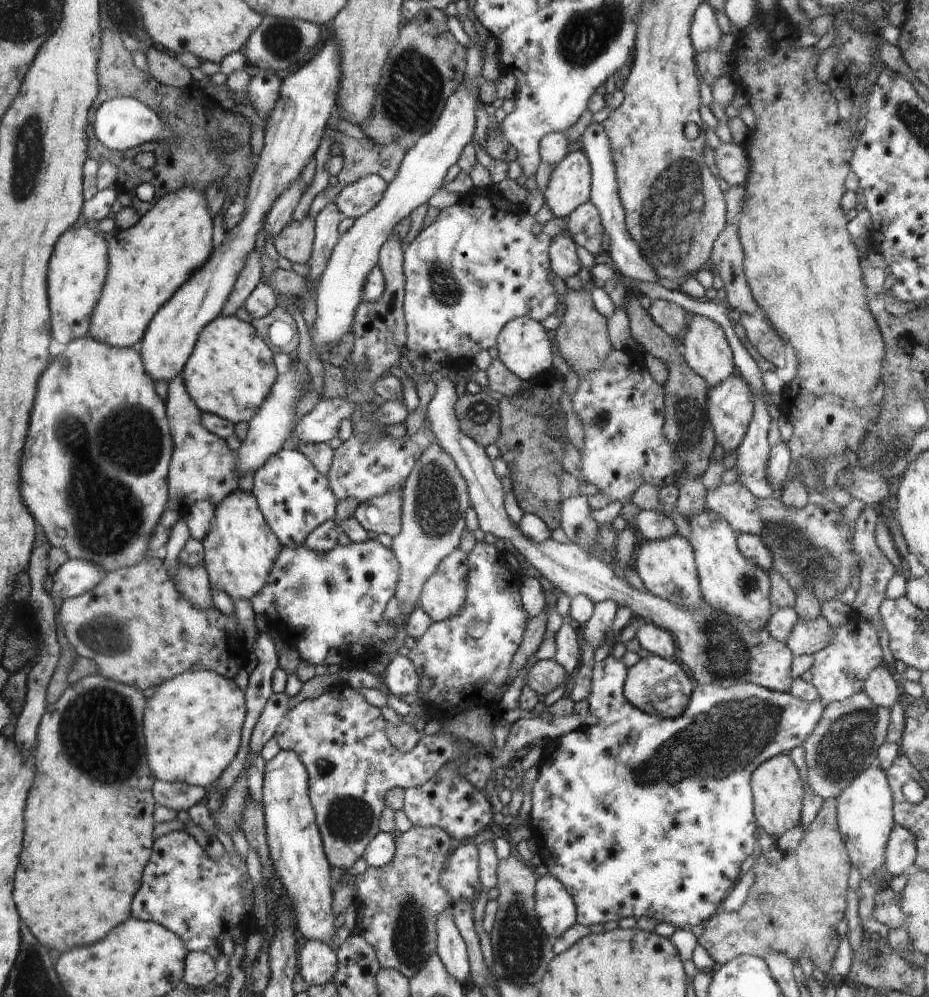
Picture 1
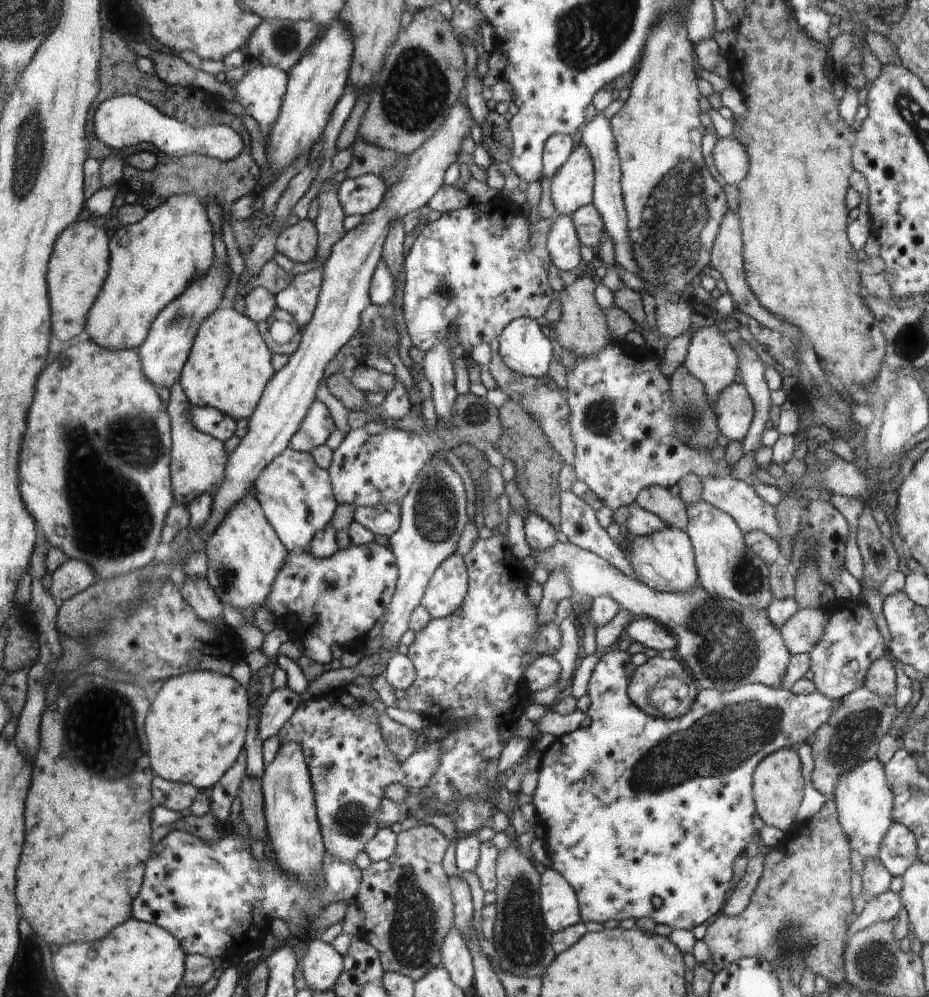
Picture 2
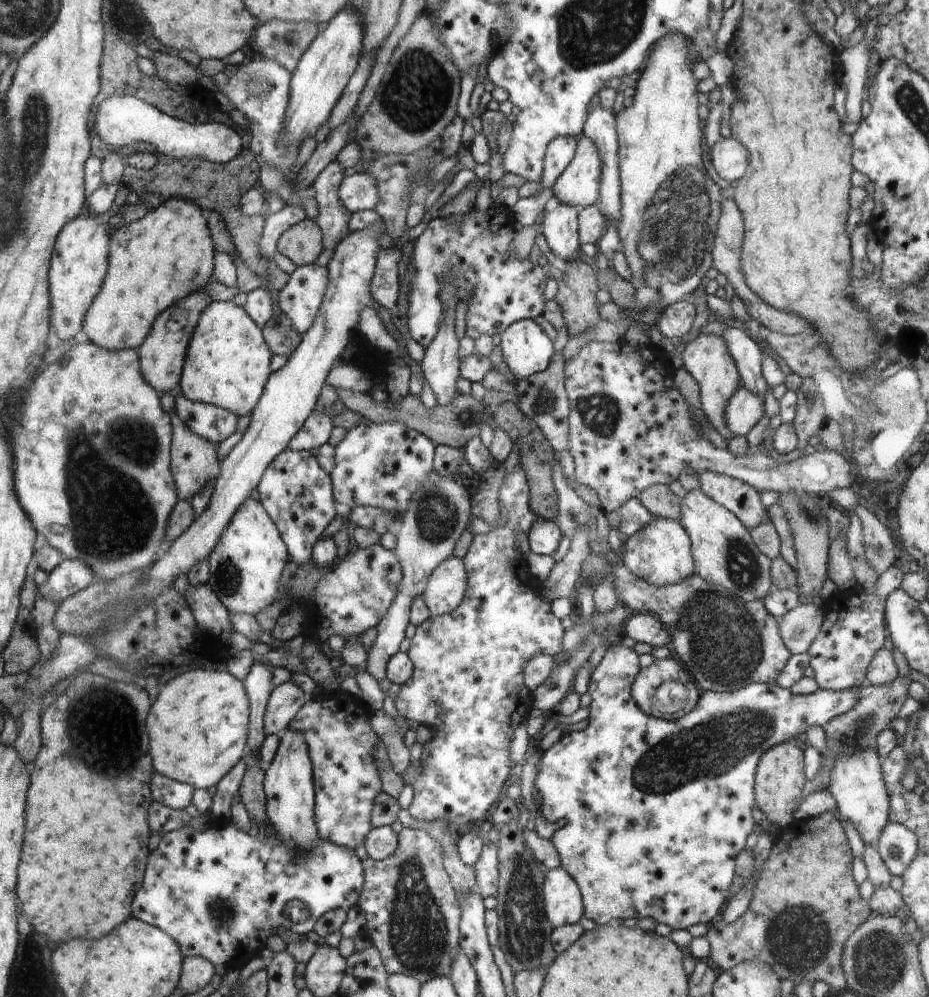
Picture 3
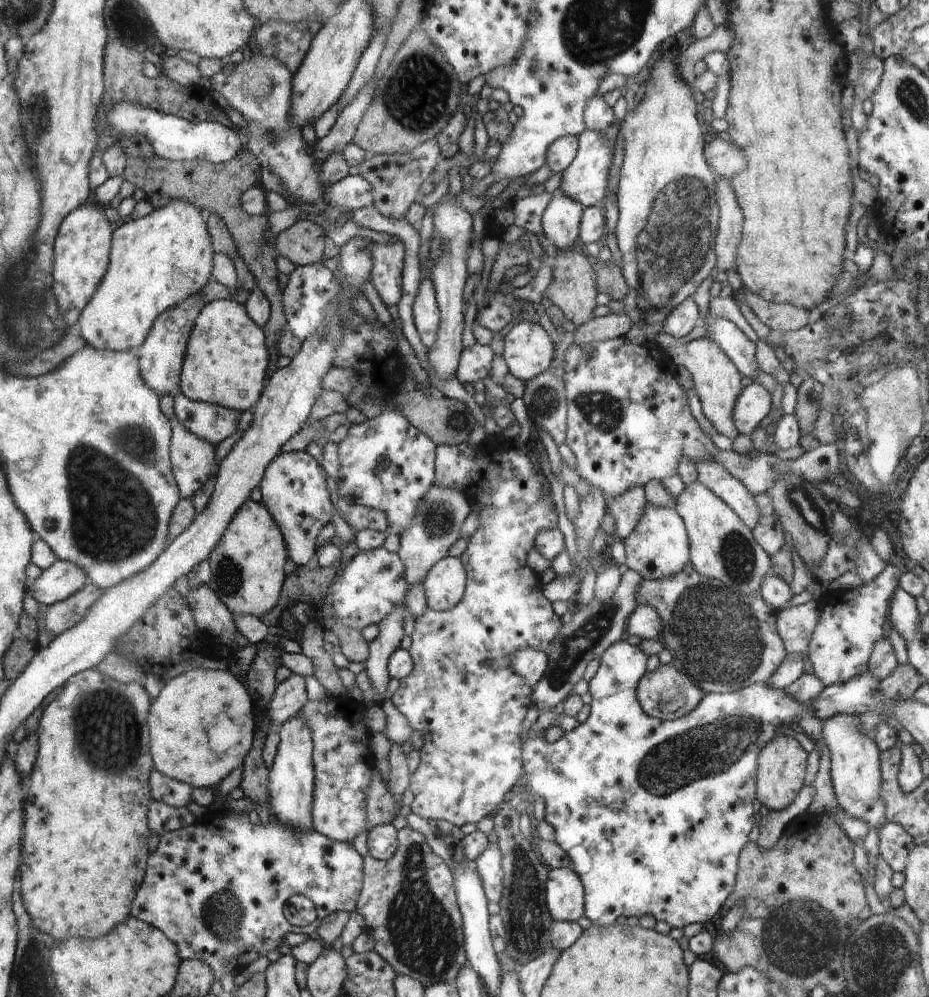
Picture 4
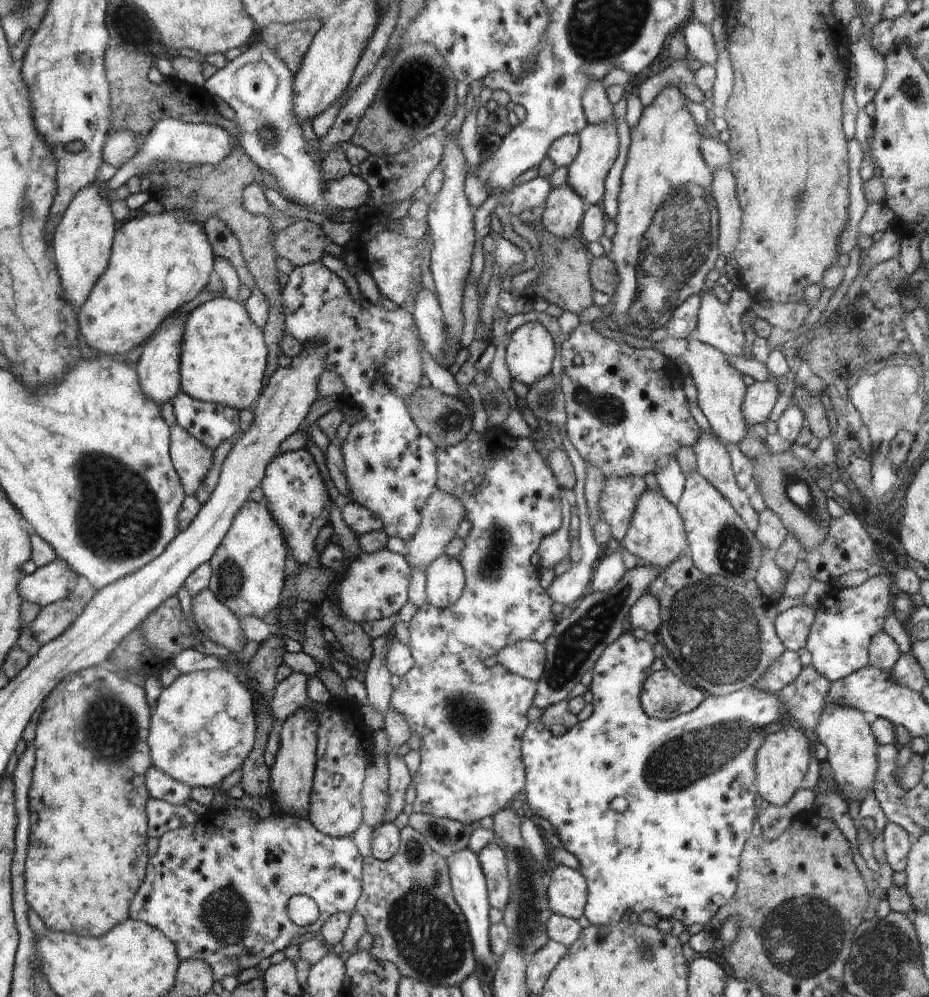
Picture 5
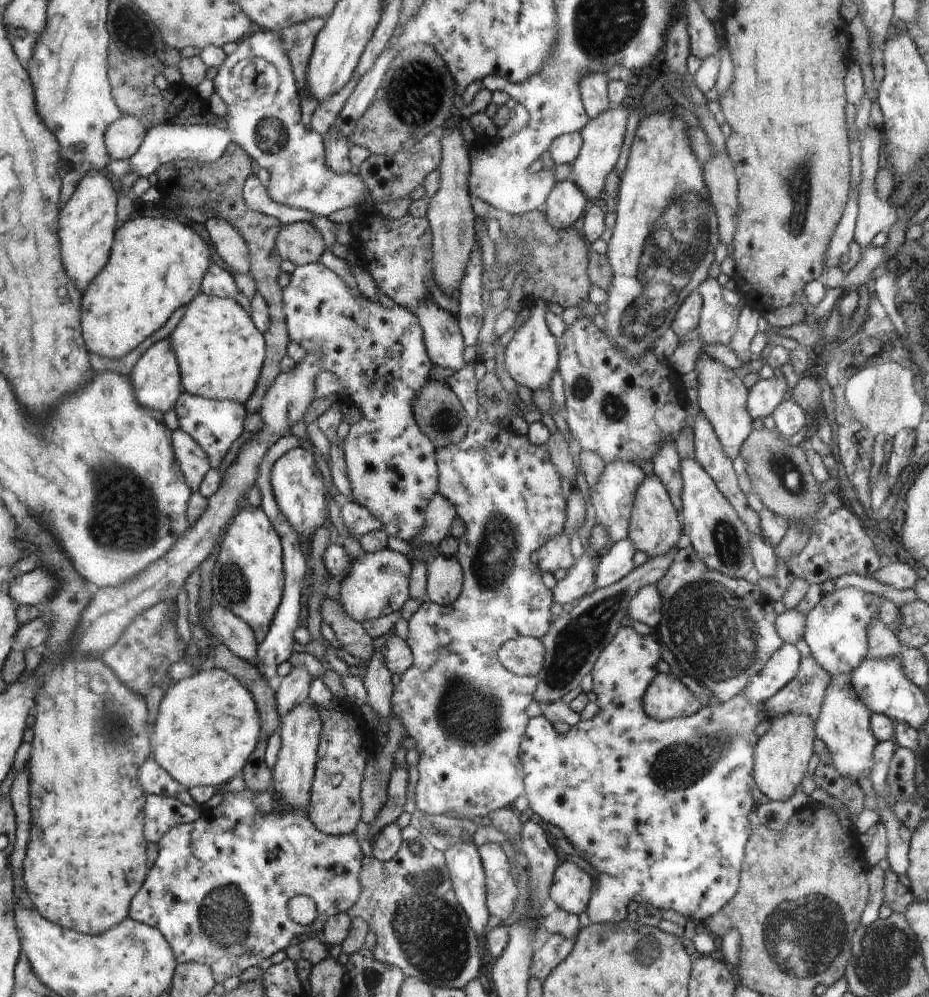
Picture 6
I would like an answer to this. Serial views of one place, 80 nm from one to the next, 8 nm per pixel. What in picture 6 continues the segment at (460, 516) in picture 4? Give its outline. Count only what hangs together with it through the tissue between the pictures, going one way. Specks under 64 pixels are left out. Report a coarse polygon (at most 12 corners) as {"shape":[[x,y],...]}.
{"shape":[[435,494],[419,542],[437,553],[457,517],[454,505]]}

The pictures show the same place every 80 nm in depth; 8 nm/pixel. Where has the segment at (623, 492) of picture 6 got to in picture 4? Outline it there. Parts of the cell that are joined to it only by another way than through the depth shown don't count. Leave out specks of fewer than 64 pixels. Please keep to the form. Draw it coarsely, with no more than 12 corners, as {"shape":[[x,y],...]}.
{"shape":[[636,487],[606,506],[615,539],[636,528],[647,503]]}

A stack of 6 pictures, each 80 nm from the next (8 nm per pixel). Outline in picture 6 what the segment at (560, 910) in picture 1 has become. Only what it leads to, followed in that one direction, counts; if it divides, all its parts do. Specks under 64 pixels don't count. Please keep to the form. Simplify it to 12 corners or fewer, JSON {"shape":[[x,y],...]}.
{"shape":[[562,860],[548,896],[580,915],[590,904],[594,878]]}

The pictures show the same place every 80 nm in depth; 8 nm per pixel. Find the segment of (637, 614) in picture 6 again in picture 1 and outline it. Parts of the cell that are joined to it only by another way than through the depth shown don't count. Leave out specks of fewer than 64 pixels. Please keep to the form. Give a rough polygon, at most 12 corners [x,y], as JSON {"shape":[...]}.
{"shape":[[654,623],[635,635],[642,648],[669,661],[678,660],[673,635]]}

